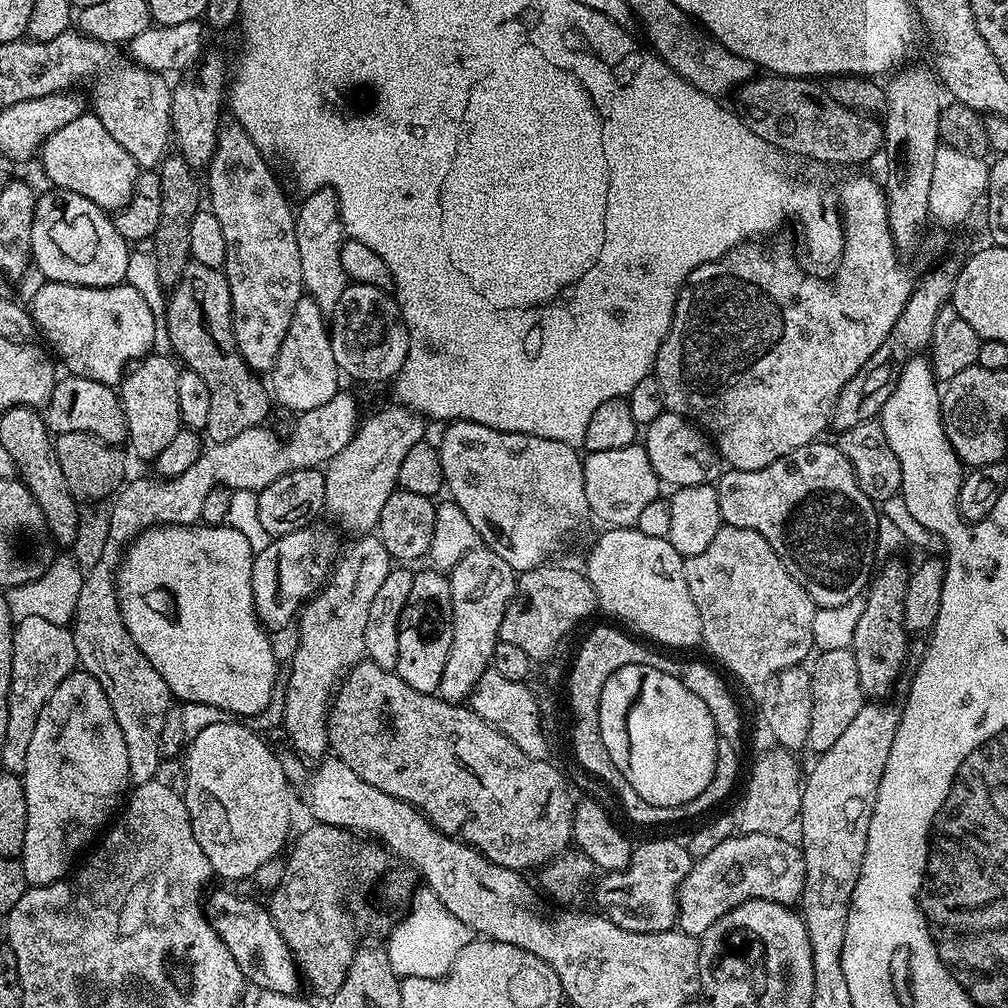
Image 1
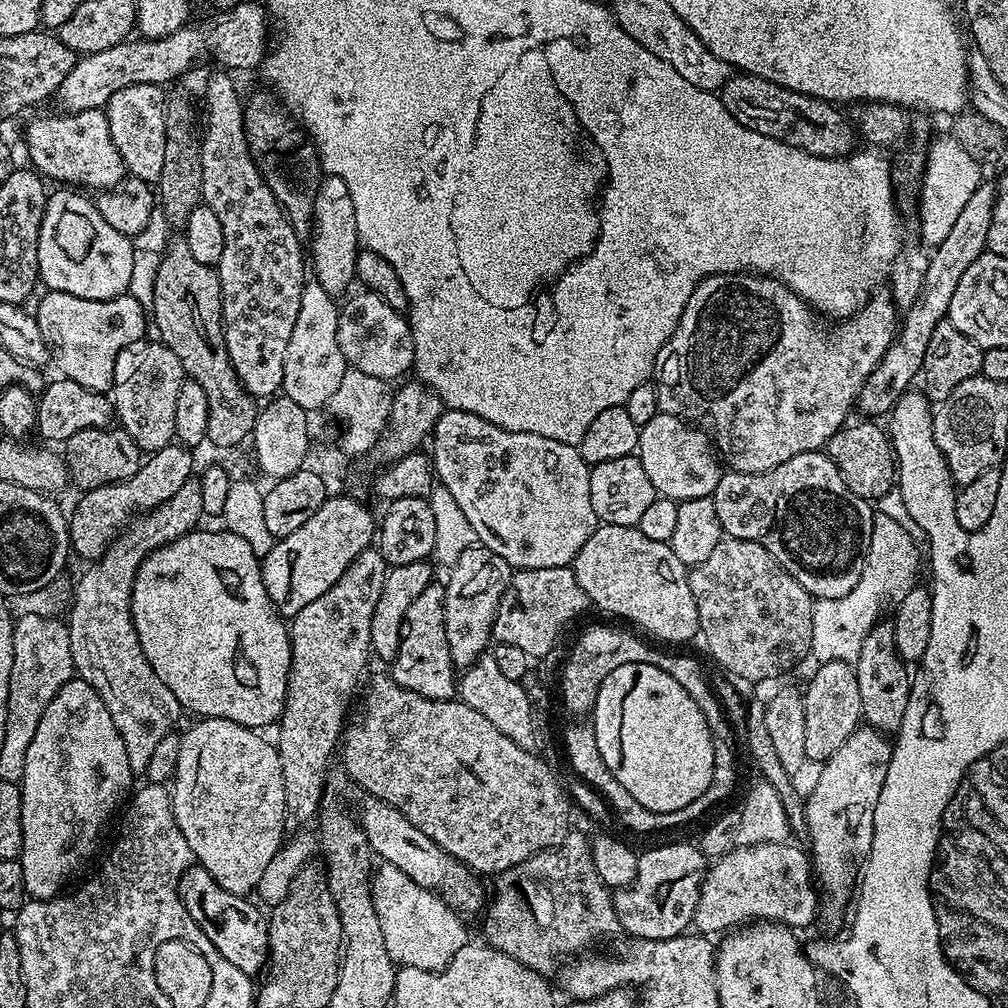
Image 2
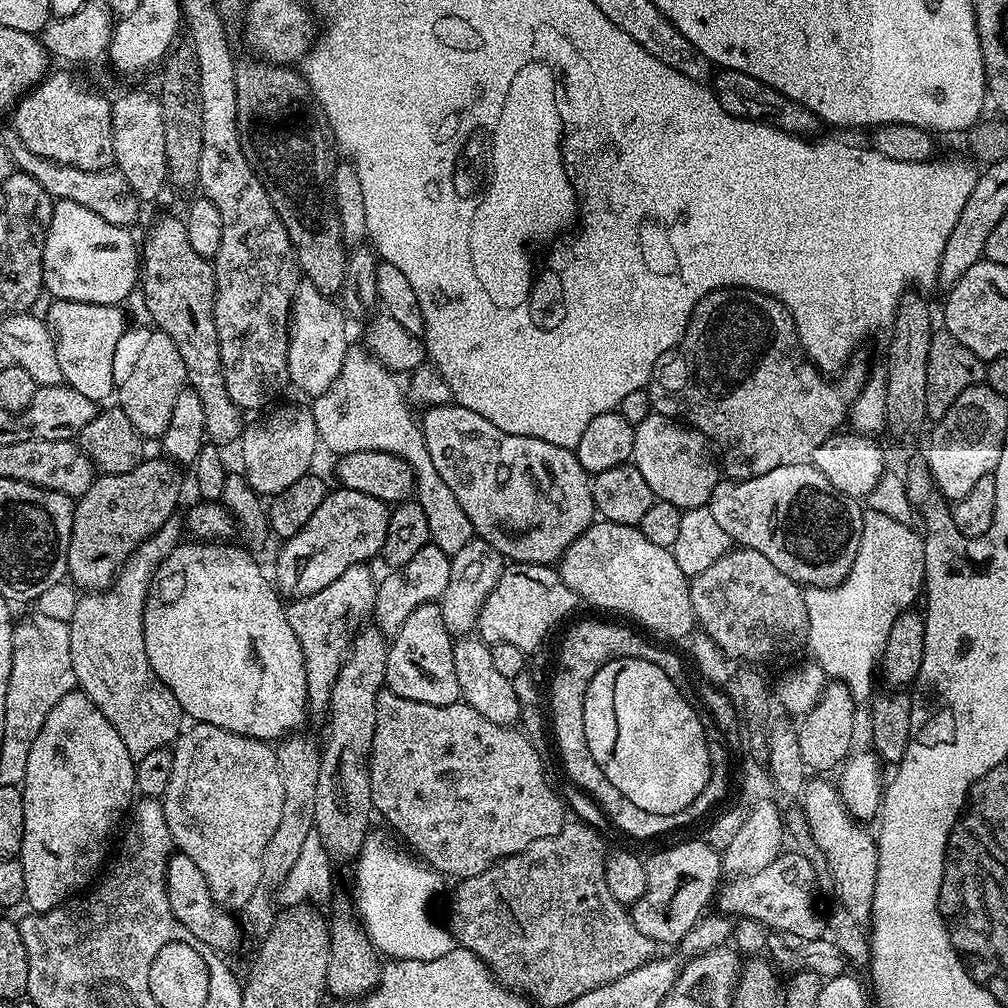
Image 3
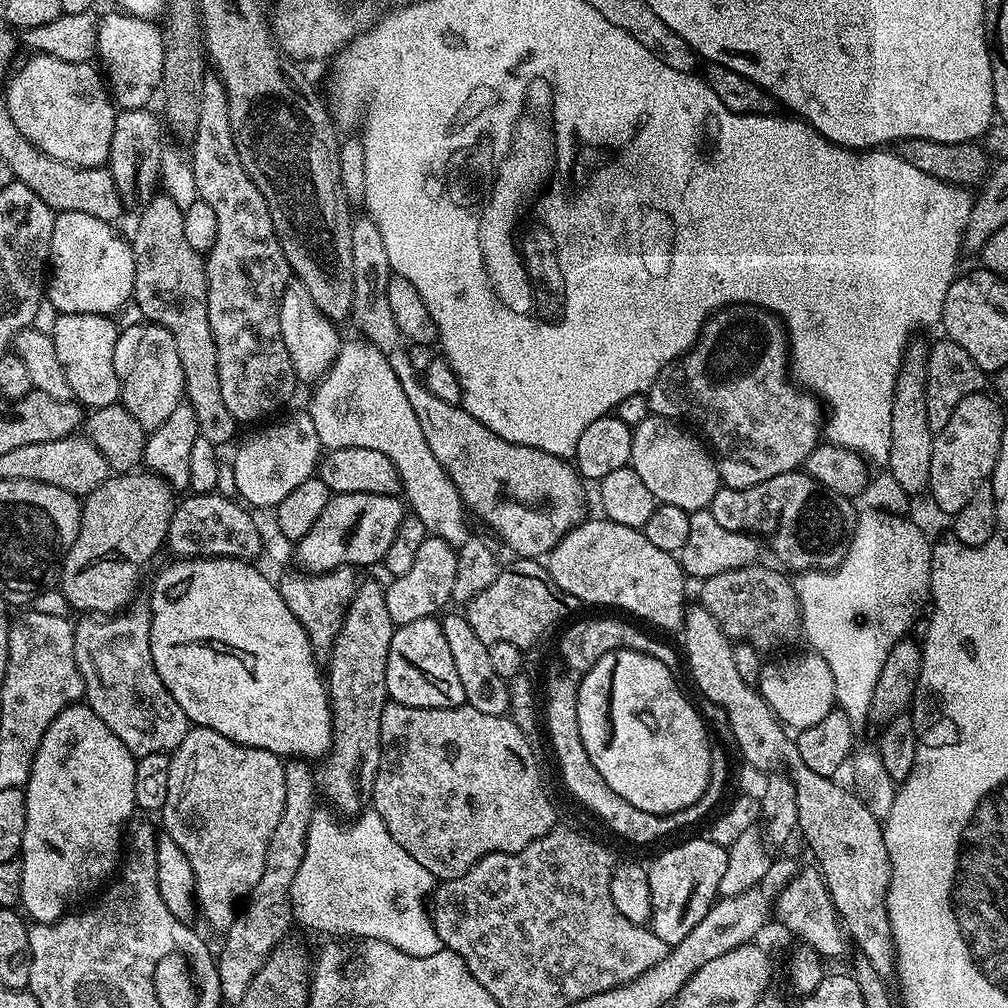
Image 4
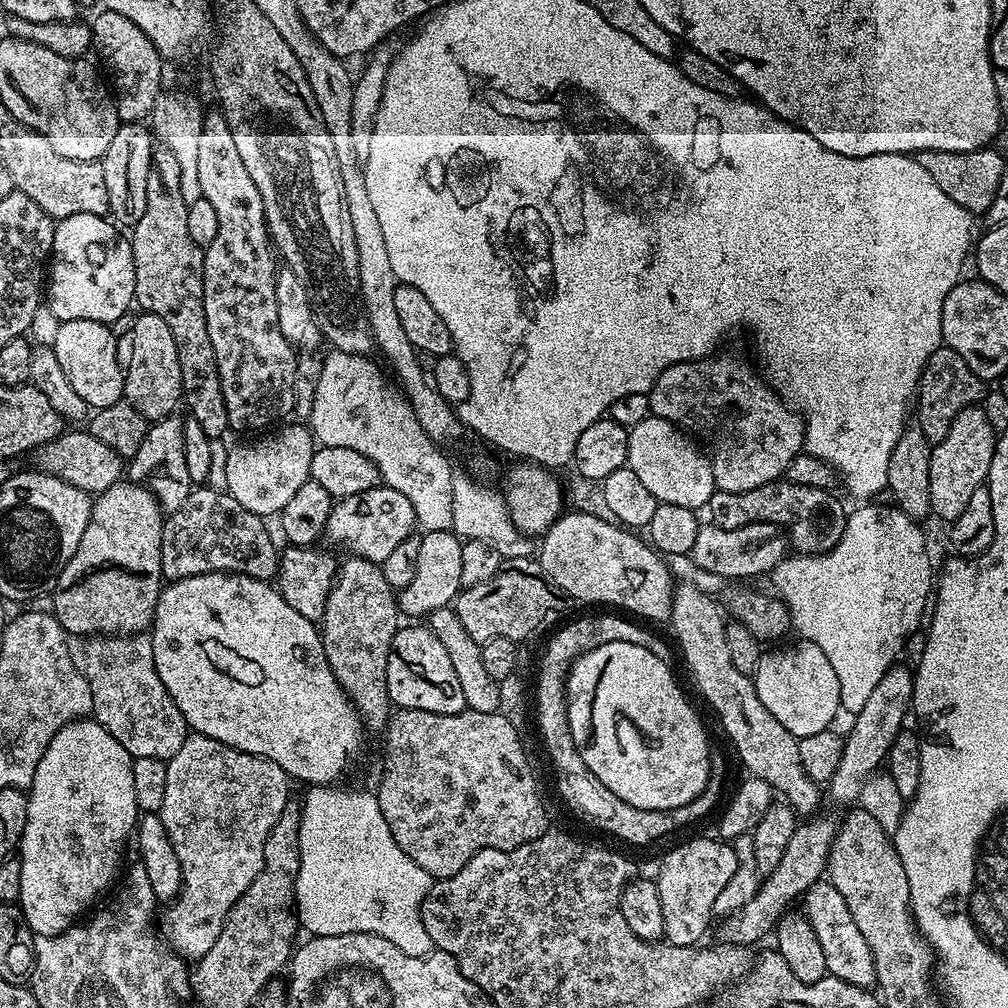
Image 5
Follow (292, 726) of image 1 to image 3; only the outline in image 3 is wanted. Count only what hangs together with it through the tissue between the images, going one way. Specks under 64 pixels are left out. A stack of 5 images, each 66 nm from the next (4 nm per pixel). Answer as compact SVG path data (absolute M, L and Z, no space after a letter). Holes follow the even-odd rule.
M367 563L355 564L346 570L326 590L318 590L316 594L310 594L301 600L293 600L287 605L286 611L290 627L294 630L294 635L298 637L298 646L302 646L302 658L306 666L306 690L308 691L308 703L313 709L327 709L332 698L334 682L338 678L338 670L344 664L344 657L348 655L348 650L352 646L352 639L360 631L365 623L364 619L372 616L372 607L376 601L377 577L372 577L372 572ZM292 734L287 738L281 739L275 745L276 757L278 758L278 774L282 774L282 818L278 818L278 830L274 830L274 835L270 837L270 843L266 845L266 854L262 854L262 878L250 898L250 902L242 909L243 915L248 915L246 928L253 932L257 938L268 935L272 924L275 923L278 915L278 904L274 897L277 895L280 882L294 870L294 862L298 862L298 854L302 851L302 845L306 843L306 838L316 827L314 822L314 797L318 791L318 766L320 765L321 745L316 744L304 734Z

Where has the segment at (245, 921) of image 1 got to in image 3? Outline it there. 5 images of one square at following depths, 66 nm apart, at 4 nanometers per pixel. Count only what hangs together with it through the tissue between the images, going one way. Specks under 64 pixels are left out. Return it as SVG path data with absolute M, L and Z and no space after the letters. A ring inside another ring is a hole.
M182 851L168 857L168 869L166 870L166 898L170 902L170 910L174 910L174 918L178 918L178 922L182 922L182 926L186 926L186 930L190 930L190 934L194 934L194 938L198 938L198 942L202 942L206 946L210 946L215 952L221 954L229 954L240 944L240 928L242 932L242 924L235 920L233 913L229 909L220 907L216 903L216 899L212 896L212 891L206 886L206 878L202 878L202 870L198 870L198 866L194 866L194 862L190 862L190 858Z

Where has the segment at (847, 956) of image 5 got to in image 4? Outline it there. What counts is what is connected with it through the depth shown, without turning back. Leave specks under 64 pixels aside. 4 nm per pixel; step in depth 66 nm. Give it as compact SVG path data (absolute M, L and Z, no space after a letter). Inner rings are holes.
M801 867L792 883L780 893L774 905L774 916L788 932L793 932L812 951L825 958L840 956L850 948L850 940L842 927L842 921L836 912L836 906L830 896L830 890L822 878L819 867Z

